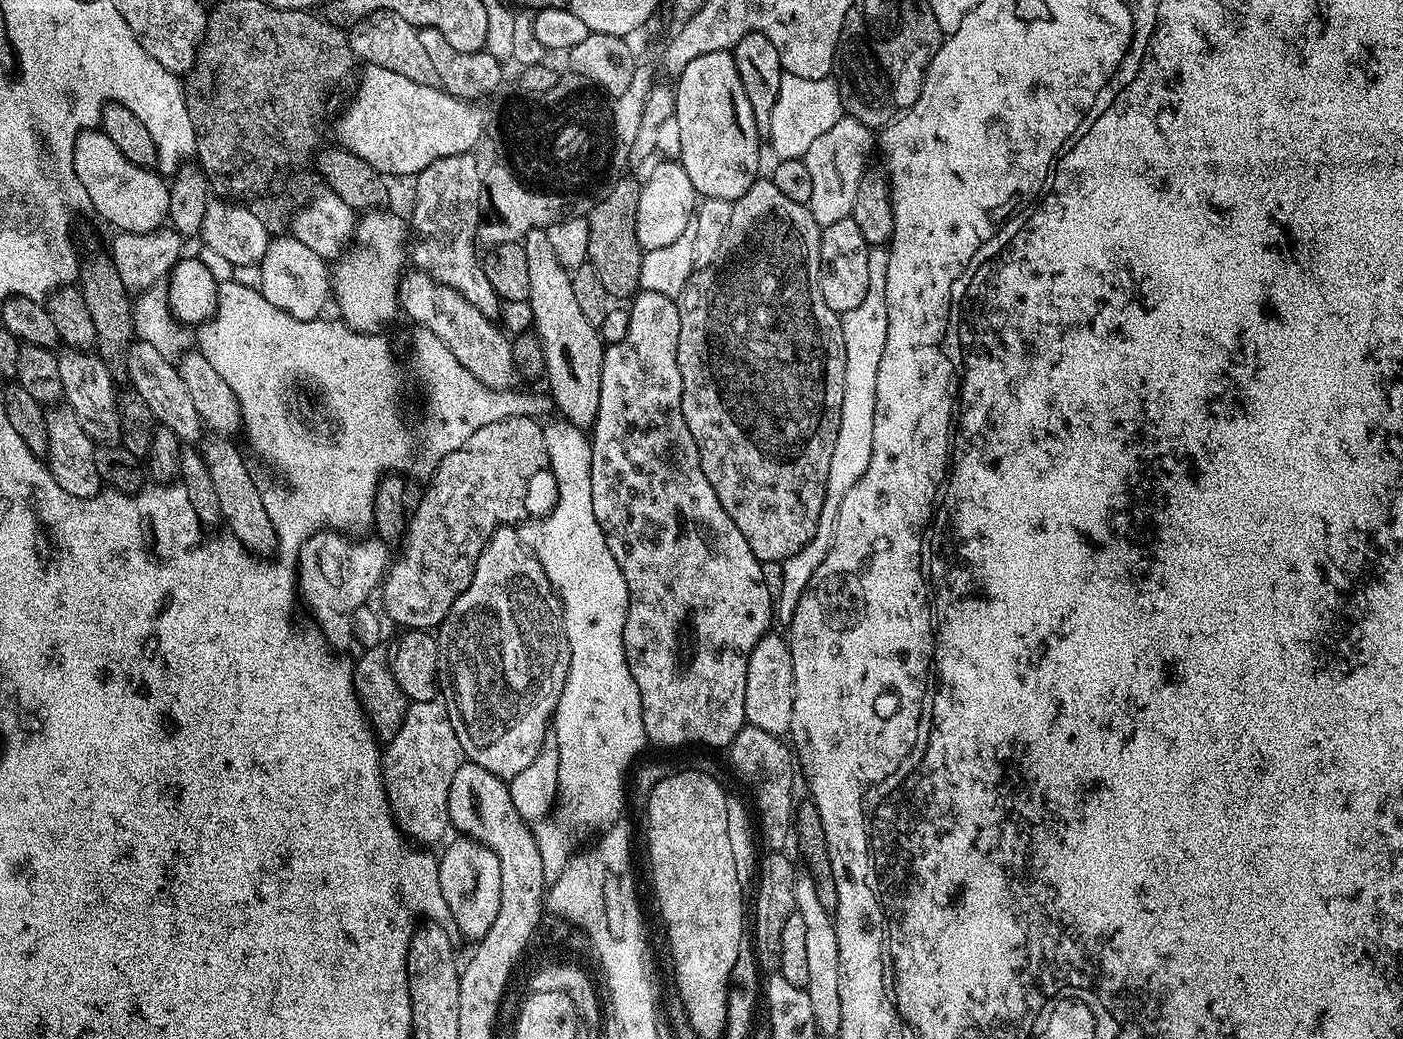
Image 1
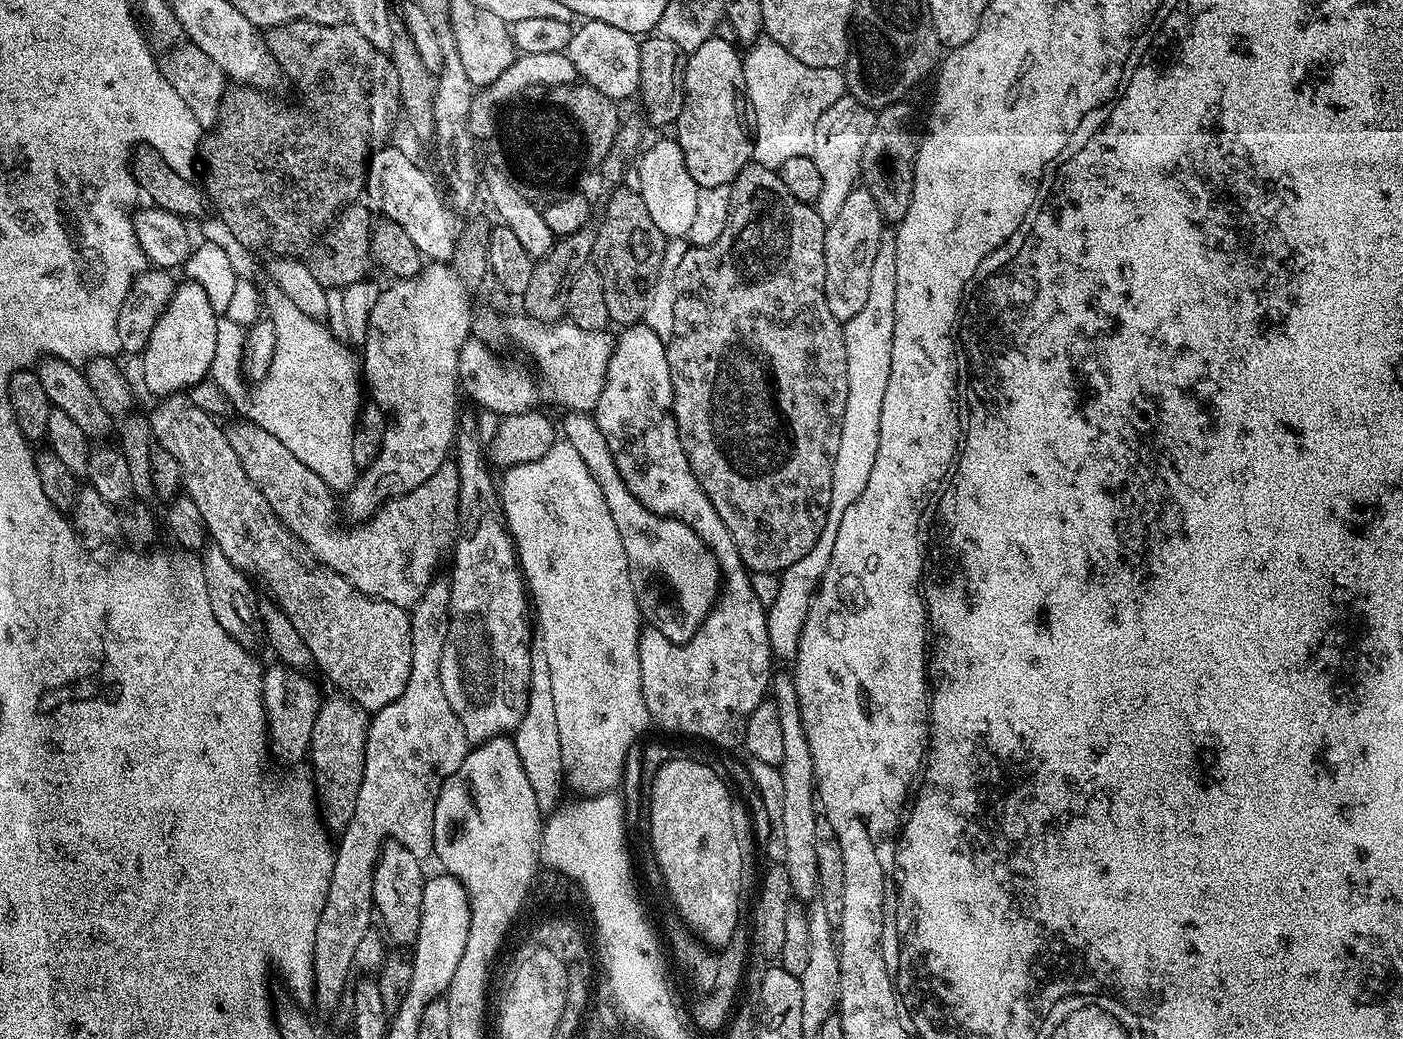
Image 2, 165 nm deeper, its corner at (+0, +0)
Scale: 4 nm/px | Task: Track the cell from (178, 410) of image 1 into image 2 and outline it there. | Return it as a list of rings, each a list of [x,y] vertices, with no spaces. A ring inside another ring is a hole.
[[[187,395],[165,396],[157,404],[160,405],[150,412],[153,441],[178,460],[183,491],[198,506],[211,543],[220,548],[229,562],[245,576],[260,576],[265,590],[269,592],[267,595],[285,612],[291,625],[301,635],[302,642],[309,648],[315,667],[320,667],[328,675],[330,683],[340,684],[339,691],[351,697],[369,714],[390,706],[390,702],[406,690],[406,682],[410,678],[411,615],[405,609],[394,606],[394,602],[367,596],[355,588],[349,580],[342,578],[342,574],[317,560],[301,540],[290,534],[274,510],[270,510],[266,498],[262,498],[260,491],[246,478],[246,470],[242,470],[242,462],[238,462],[238,454],[234,454],[234,446],[230,446],[224,428],[216,425],[219,423],[207,412],[198,410]]]

